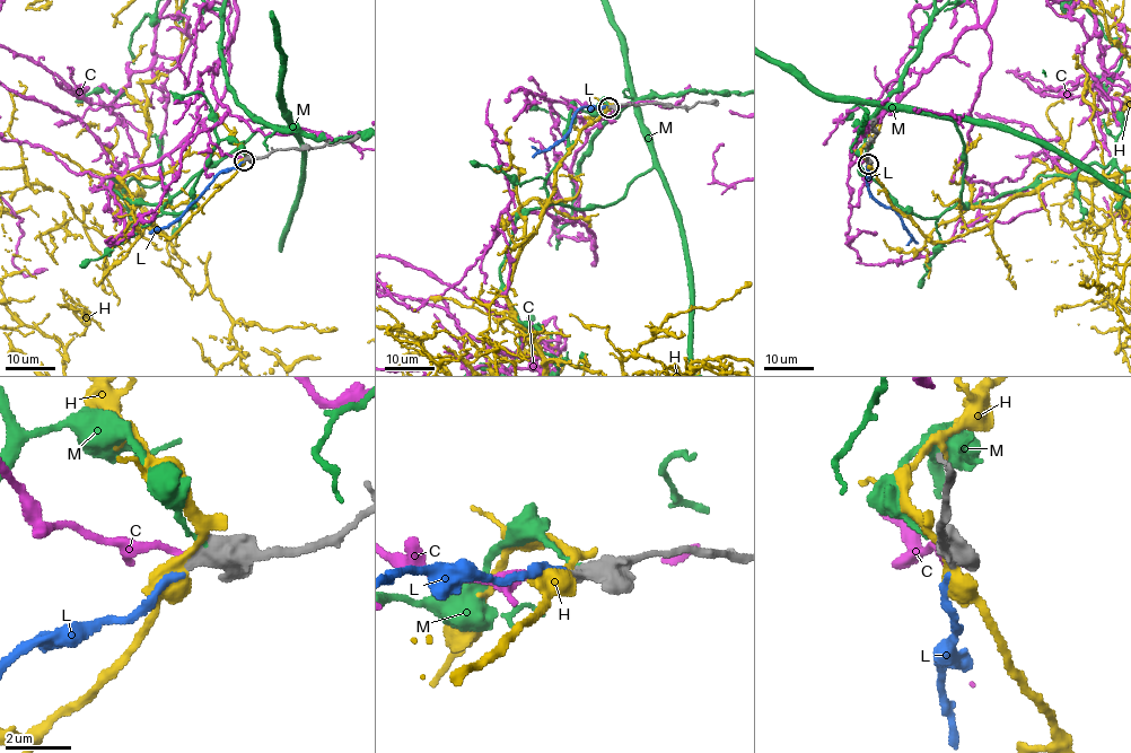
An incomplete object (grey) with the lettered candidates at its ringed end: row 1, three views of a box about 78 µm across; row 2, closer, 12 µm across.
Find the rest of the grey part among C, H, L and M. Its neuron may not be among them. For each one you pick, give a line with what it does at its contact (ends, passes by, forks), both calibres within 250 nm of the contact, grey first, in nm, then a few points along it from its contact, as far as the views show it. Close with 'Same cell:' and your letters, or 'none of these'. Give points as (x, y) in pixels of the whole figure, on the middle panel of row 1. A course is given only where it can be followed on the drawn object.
L: it ends; calibres 400 and 240 nm; course (608, 107), (582, 106), (572, 116), (569, 132), (558, 143), (542, 151), (532, 146)
Same cell: L

